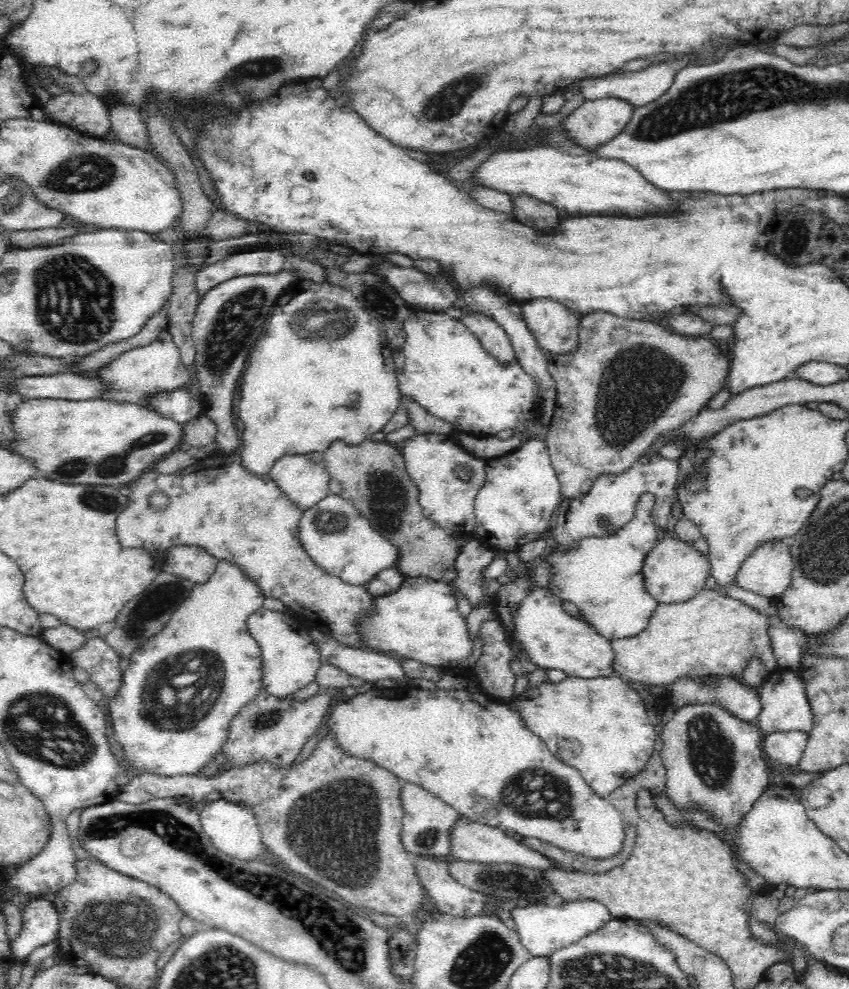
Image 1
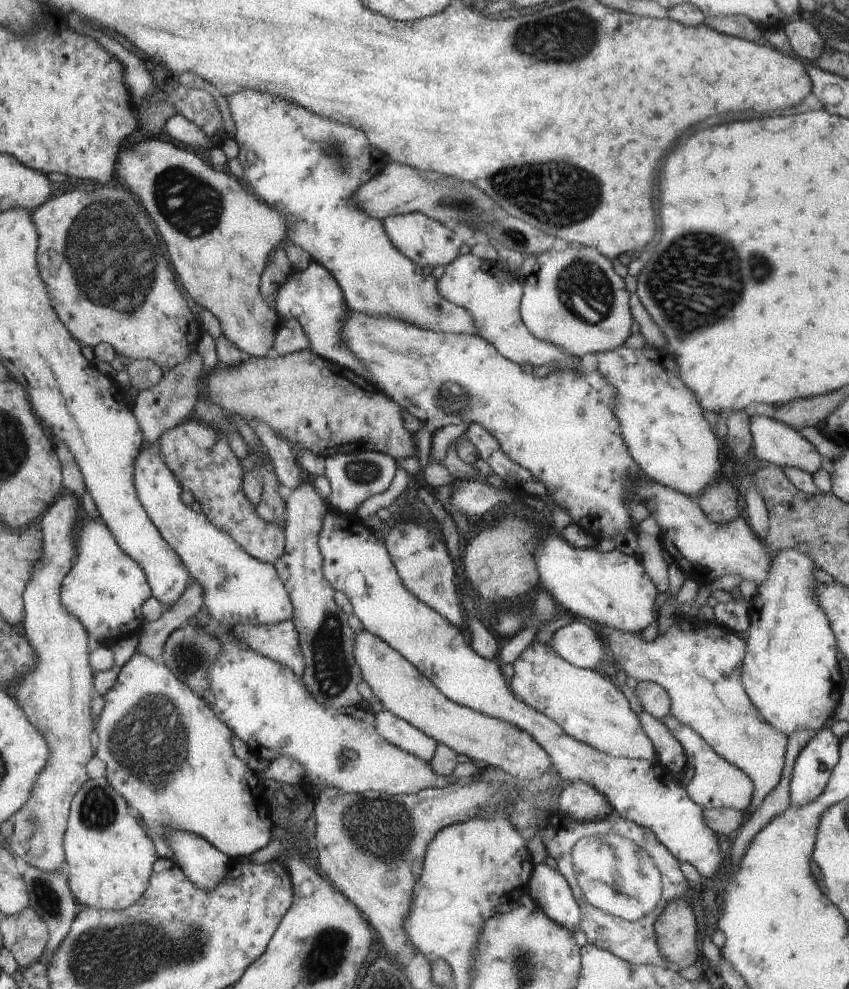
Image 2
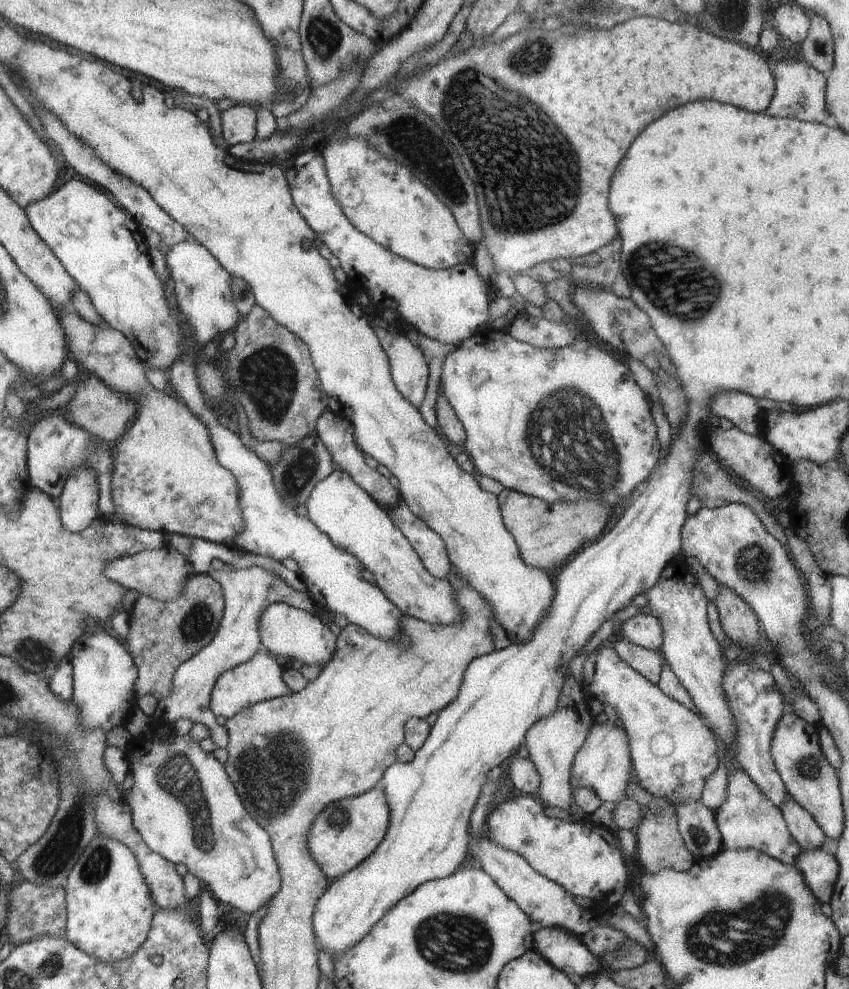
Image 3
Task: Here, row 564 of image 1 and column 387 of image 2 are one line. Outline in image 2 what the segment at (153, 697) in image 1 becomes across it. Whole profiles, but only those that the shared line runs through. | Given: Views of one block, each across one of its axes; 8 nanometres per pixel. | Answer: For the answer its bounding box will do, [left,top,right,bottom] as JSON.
[382,212,463,268]

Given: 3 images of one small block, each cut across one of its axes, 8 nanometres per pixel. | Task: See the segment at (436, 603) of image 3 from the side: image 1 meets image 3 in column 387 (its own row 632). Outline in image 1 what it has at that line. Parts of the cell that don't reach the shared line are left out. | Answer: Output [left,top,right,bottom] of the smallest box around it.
[510,587,616,679]

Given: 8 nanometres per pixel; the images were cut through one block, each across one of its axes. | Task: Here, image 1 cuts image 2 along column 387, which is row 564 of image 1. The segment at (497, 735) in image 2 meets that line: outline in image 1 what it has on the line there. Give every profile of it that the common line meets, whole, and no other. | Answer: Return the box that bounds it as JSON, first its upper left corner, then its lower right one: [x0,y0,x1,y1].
[641,537,710,604]

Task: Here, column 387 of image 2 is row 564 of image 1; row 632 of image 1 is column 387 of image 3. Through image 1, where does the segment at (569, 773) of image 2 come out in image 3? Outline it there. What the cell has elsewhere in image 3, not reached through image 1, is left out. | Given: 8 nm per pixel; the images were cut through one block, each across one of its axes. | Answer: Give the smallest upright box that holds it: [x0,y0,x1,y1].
[165,239,404,641]

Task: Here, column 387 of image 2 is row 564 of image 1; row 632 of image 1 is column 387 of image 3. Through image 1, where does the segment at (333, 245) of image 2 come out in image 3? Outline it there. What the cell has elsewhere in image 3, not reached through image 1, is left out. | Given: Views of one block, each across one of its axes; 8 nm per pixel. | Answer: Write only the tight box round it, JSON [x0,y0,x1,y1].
[372,321,429,409]

